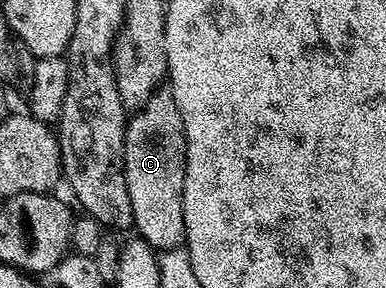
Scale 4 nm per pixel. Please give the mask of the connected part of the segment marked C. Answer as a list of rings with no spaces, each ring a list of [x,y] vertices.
[[[161,88],[152,95],[152,99],[143,108],[129,117],[124,141],[124,175],[126,176],[126,188],[130,192],[130,208],[134,208],[132,224],[135,233],[145,238],[158,252],[175,250],[185,245],[182,200],[186,180],[187,151],[182,112],[178,112],[178,104],[174,104],[171,89]]]

